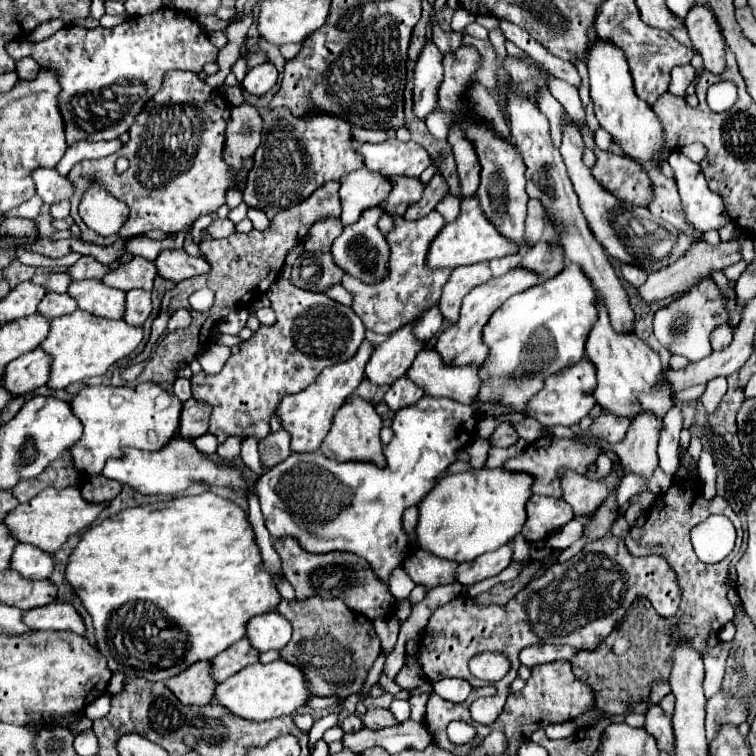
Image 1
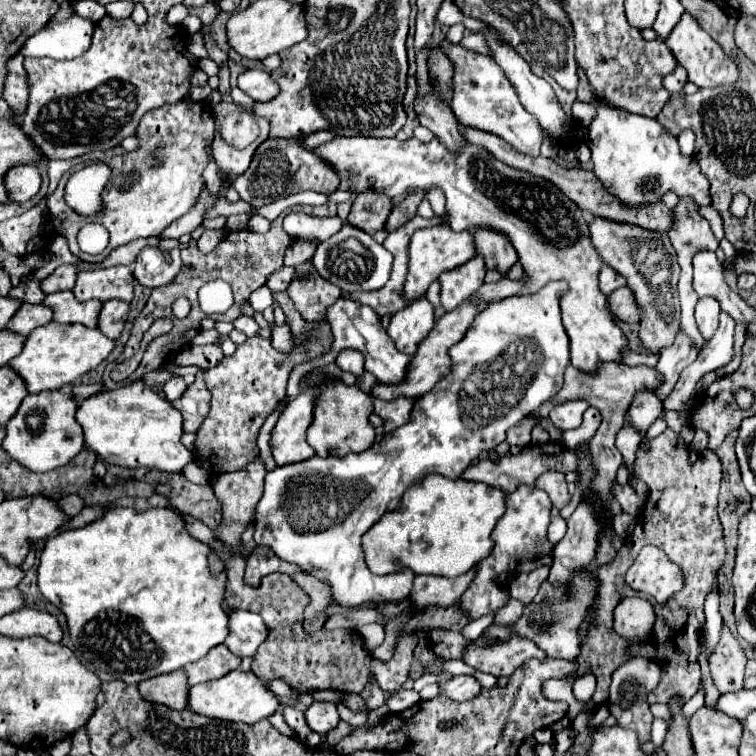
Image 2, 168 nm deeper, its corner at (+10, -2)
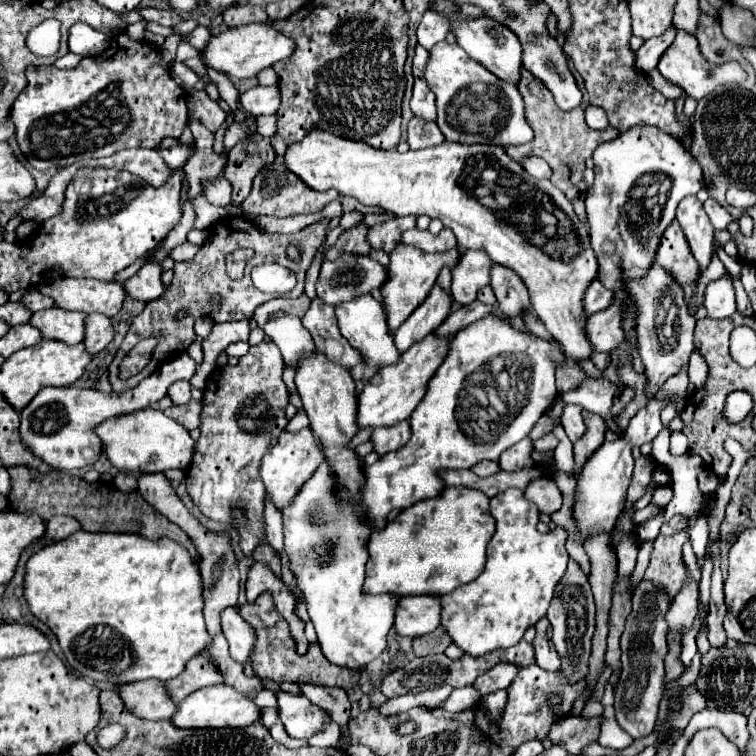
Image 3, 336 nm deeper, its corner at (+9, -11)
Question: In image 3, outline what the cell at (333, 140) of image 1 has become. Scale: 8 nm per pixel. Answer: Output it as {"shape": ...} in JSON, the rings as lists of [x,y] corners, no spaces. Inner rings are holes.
{"shape":[[[266,166],[252,184],[252,190],[248,198],[240,204],[242,212],[248,220],[256,220],[258,216],[292,216],[292,214],[310,214],[310,212],[320,212],[328,202],[336,200],[338,192],[326,190],[326,192],[314,192],[312,188],[306,188],[298,176],[280,176],[280,166]]]}

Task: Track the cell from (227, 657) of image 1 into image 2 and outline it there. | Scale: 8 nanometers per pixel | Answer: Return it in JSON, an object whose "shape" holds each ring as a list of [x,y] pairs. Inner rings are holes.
{"shape":[[[225,645],[213,647],[213,651],[209,651],[209,655],[205,655],[205,659],[199,659],[197,663],[189,663],[189,667],[185,667],[187,683],[197,685],[201,681],[219,679],[219,677],[227,675],[229,671],[237,669],[239,663],[241,663],[241,659],[235,657]]]}

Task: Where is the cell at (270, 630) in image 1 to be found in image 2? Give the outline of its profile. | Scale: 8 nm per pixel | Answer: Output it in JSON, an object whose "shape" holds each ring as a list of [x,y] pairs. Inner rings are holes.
{"shape":[[[233,609],[229,611],[229,637],[225,645],[237,657],[253,657],[257,647],[265,641],[265,623],[257,613]]]}

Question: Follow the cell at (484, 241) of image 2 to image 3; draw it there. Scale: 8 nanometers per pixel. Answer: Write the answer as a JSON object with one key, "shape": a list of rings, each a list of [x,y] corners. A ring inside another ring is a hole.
{"shape":[[[494,264],[494,268],[490,268],[490,286],[506,316],[522,316],[524,310],[530,308],[526,286],[514,270]]]}

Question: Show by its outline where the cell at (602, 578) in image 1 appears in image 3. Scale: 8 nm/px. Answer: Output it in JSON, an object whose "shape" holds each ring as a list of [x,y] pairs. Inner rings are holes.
{"shape":[[[544,618],[544,620],[538,620],[538,626],[536,626],[536,638],[534,638],[534,650],[536,650],[536,664],[544,670],[550,670],[550,672],[556,672],[560,670],[560,656],[558,652],[554,652],[554,644],[550,640],[550,622]]]}

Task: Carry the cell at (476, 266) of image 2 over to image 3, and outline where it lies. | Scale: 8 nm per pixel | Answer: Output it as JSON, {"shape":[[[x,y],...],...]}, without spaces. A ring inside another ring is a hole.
{"shape":[[[466,250],[452,270],[452,298],[466,306],[476,300],[480,288],[490,282],[490,264],[492,260],[480,250]]]}

